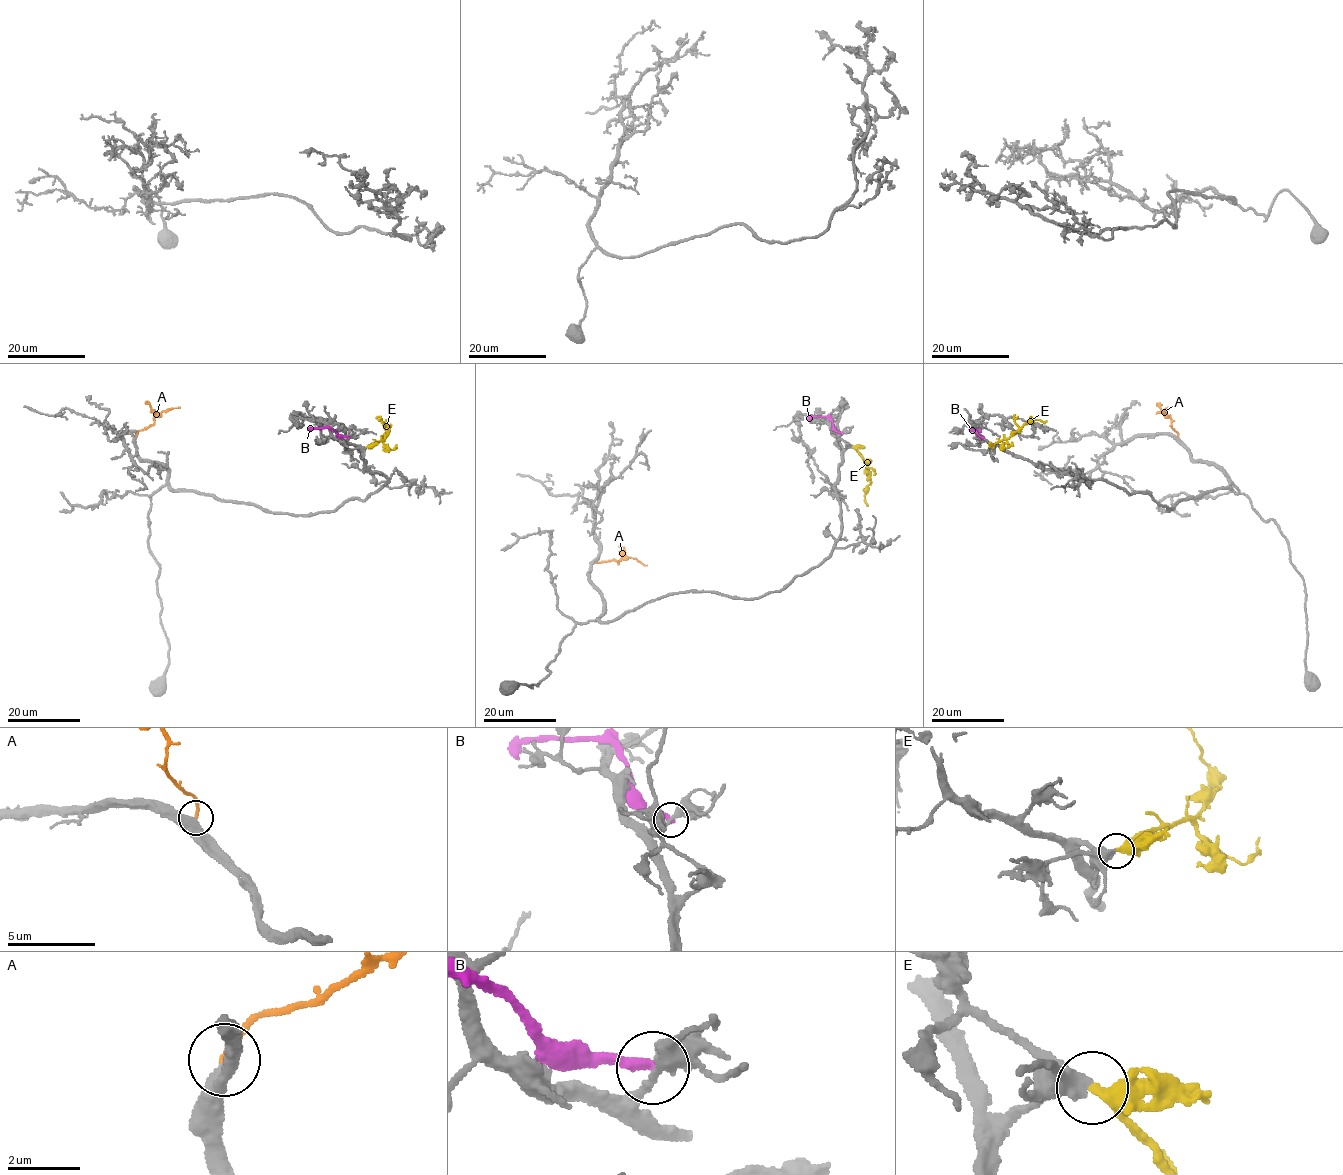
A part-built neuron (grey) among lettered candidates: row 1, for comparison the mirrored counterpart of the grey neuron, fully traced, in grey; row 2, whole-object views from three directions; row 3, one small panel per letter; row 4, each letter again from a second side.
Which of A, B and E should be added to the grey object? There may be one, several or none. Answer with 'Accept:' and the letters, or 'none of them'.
Accept: E

